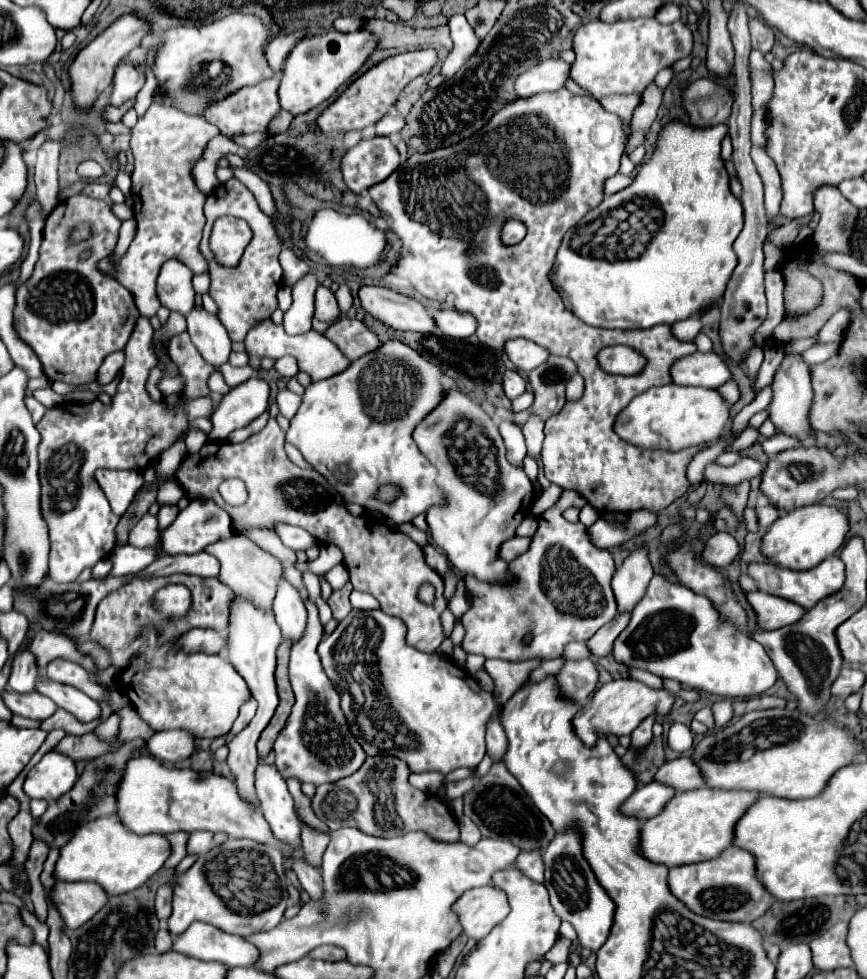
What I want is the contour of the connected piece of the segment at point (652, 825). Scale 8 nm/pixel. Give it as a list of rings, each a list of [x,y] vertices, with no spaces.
[[[697,788],[679,792],[661,814],[649,818],[641,830],[641,854],[667,868],[717,858],[735,840],[735,824],[759,798],[759,792],[723,792],[719,788]]]

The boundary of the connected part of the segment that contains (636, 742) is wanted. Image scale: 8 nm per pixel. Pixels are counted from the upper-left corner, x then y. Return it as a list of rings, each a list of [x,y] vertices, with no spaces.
[[[653,714],[653,716],[647,716],[647,718],[635,728],[635,732],[631,734],[631,746],[633,746],[633,748],[643,748],[643,746],[647,746],[647,744],[651,742],[651,738],[653,738],[653,732],[651,732],[653,722],[655,722],[655,714]]]

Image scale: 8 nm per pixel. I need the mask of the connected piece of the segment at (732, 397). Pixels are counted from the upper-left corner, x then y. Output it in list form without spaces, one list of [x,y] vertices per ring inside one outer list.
[[[733,380],[727,382],[727,384],[723,384],[723,386],[719,388],[719,394],[725,398],[727,404],[735,404],[735,402],[739,400],[739,388],[737,388],[737,384],[735,384]]]

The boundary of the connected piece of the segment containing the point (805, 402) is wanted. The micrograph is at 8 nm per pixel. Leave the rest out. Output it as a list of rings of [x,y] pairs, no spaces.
[[[787,352],[773,382],[773,402],[769,406],[769,420],[775,424],[779,432],[785,436],[797,438],[799,446],[815,446],[815,434],[809,424],[809,410],[813,406],[813,388],[809,378],[809,366],[801,360],[799,354]]]

